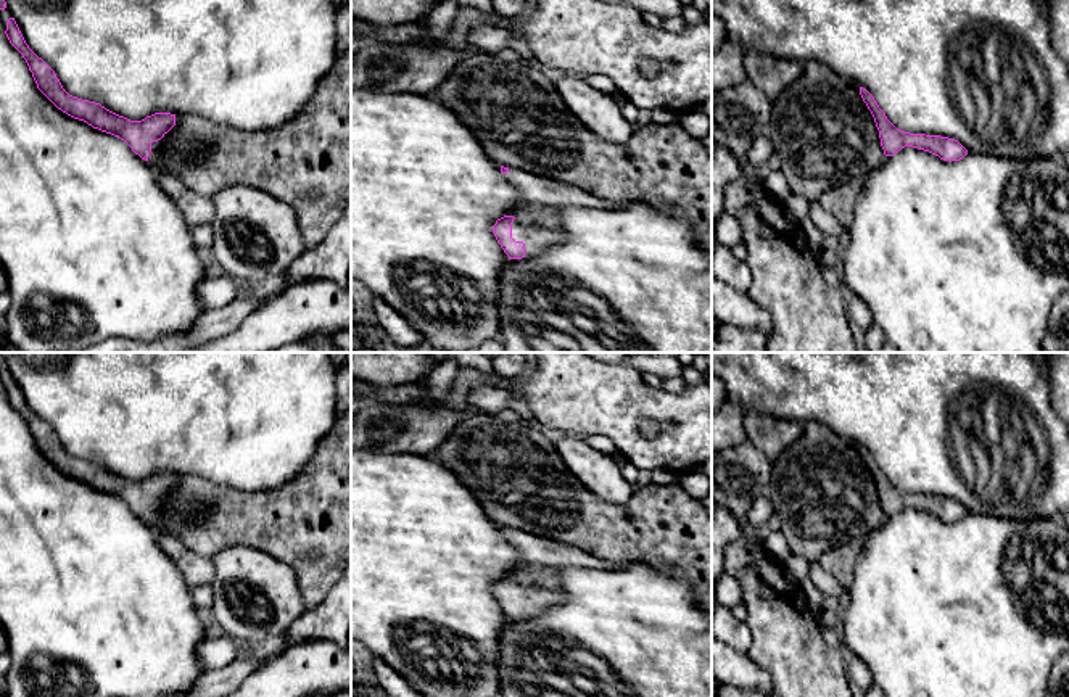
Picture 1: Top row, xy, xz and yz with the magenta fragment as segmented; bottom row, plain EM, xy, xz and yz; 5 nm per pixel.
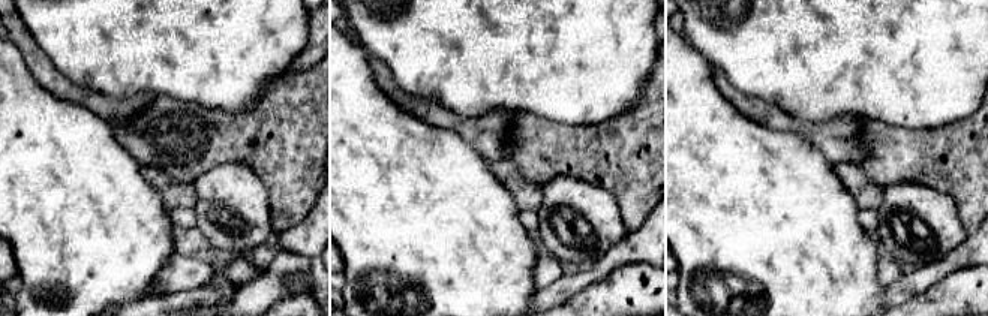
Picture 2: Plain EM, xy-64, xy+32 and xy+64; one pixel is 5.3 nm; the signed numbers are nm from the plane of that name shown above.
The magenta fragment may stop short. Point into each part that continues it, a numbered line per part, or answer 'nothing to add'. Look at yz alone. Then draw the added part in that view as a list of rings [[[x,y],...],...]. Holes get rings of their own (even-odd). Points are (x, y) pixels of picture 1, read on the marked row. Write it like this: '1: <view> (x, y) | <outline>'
nothing to add

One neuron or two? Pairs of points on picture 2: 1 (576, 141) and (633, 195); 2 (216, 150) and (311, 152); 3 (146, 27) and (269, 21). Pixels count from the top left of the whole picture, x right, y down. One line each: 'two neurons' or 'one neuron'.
1: one neuron
2: one neuron
3: one neuron

